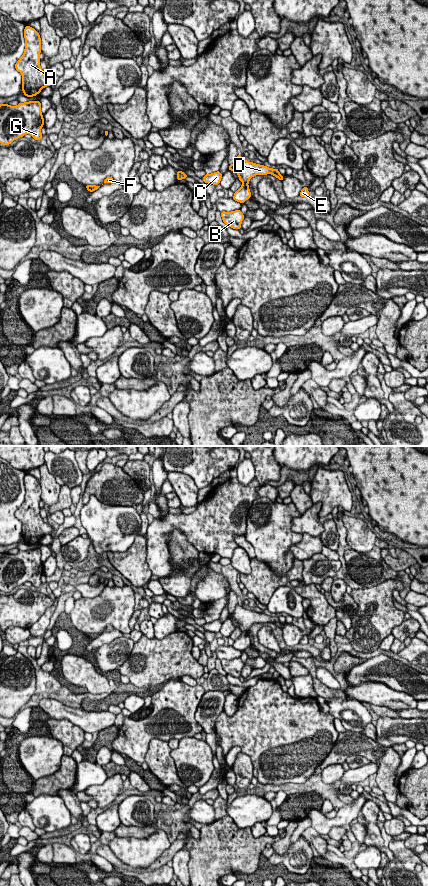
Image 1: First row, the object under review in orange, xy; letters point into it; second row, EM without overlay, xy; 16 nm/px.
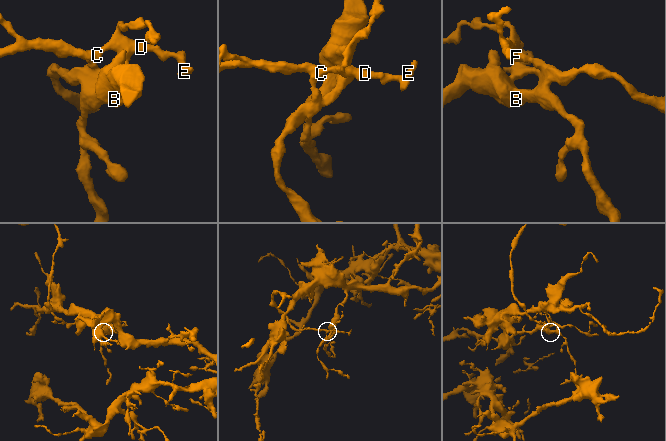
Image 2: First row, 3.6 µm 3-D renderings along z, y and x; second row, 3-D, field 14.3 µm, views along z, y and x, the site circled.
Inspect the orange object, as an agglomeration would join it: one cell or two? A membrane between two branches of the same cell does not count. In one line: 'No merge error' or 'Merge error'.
Merge error

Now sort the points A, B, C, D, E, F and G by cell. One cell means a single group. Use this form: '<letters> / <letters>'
A B G / C D E F

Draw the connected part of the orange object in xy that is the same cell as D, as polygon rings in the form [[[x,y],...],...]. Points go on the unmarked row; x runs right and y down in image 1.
[[[240,602],[236,605],[235,610],[229,614],[228,619],[232,618],[236,620],[239,624],[239,628],[242,631],[249,631],[249,628],[255,623],[266,623],[272,622],[277,625],[280,629],[283,628],[283,623],[281,623],[278,617],[272,617],[264,613],[259,613],[244,608]]]

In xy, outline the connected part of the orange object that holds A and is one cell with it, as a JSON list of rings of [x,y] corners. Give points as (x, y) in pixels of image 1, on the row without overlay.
[[[25,474],[24,485],[26,491],[24,502],[15,512],[15,516],[22,522],[22,539],[24,543],[33,545],[39,542],[44,535],[50,534],[53,528],[48,523],[45,523],[40,515],[41,486],[39,481],[34,476]]]

